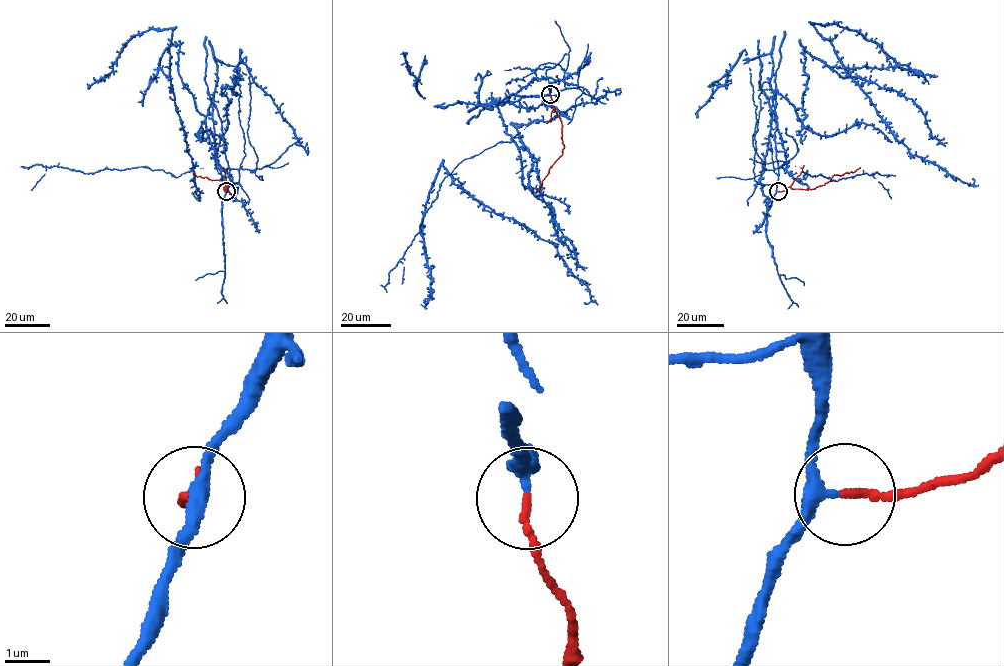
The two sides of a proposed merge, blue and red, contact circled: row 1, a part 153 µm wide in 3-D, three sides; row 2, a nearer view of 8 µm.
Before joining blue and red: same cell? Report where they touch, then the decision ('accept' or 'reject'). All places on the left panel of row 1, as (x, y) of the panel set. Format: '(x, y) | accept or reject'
(226, 191) | accept

